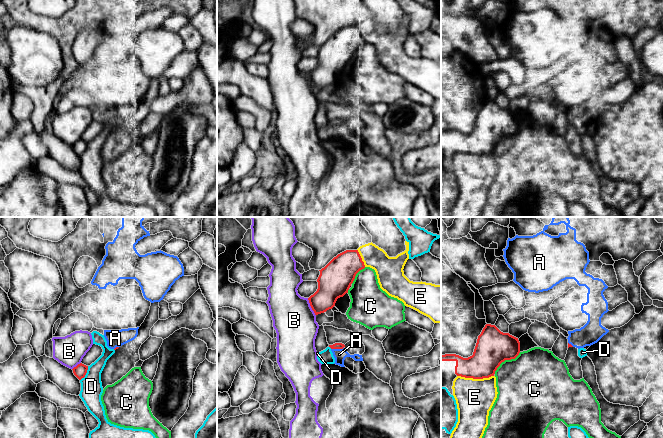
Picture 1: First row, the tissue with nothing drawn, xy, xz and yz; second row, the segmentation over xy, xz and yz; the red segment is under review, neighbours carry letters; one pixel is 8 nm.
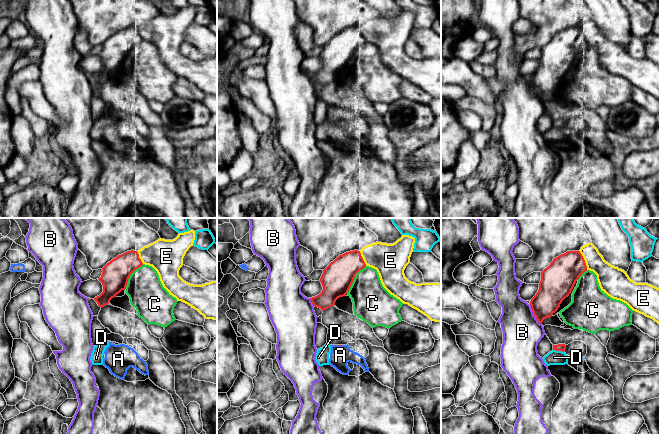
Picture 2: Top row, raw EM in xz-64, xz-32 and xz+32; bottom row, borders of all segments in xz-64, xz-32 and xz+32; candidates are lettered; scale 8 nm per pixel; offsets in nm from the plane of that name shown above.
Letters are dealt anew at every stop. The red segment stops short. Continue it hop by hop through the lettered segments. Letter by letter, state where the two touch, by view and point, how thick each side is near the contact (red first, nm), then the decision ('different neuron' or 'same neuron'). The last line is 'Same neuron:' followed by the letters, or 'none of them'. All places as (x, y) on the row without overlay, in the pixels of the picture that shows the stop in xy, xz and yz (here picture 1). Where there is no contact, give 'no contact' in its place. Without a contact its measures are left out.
A: xz (337, 124) | 50/100 nm | different neuron
B: xz (311, 83) | 240/340 nm | different neuron
C: yz (505, 135) | 280/440 nm | different neuron
D: xy (86, 148) | 100/180 nm | different neuron
E: yz (475, 154) | 260/300 nm | different neuron
Same neuron: none of them

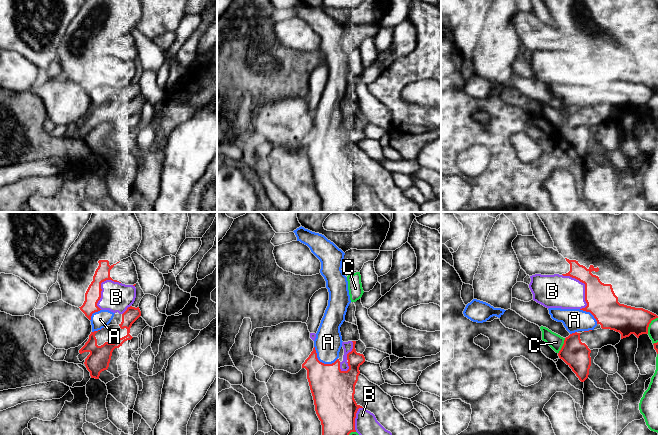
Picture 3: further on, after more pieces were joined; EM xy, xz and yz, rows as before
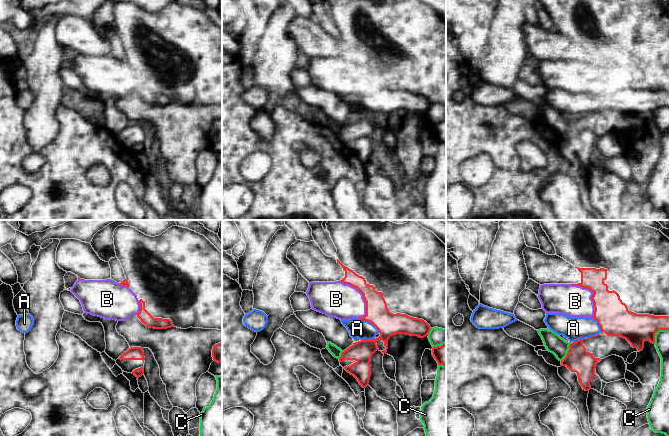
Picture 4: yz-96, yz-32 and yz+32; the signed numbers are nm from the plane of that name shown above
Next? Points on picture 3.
A: xz (321, 138) | 340/220 nm | same neuron
B: yz (585, 61) | 240/280 nm | different neuron
C: yz (562, 122) | 220/120 nm | different neuron
Same neuron: A

